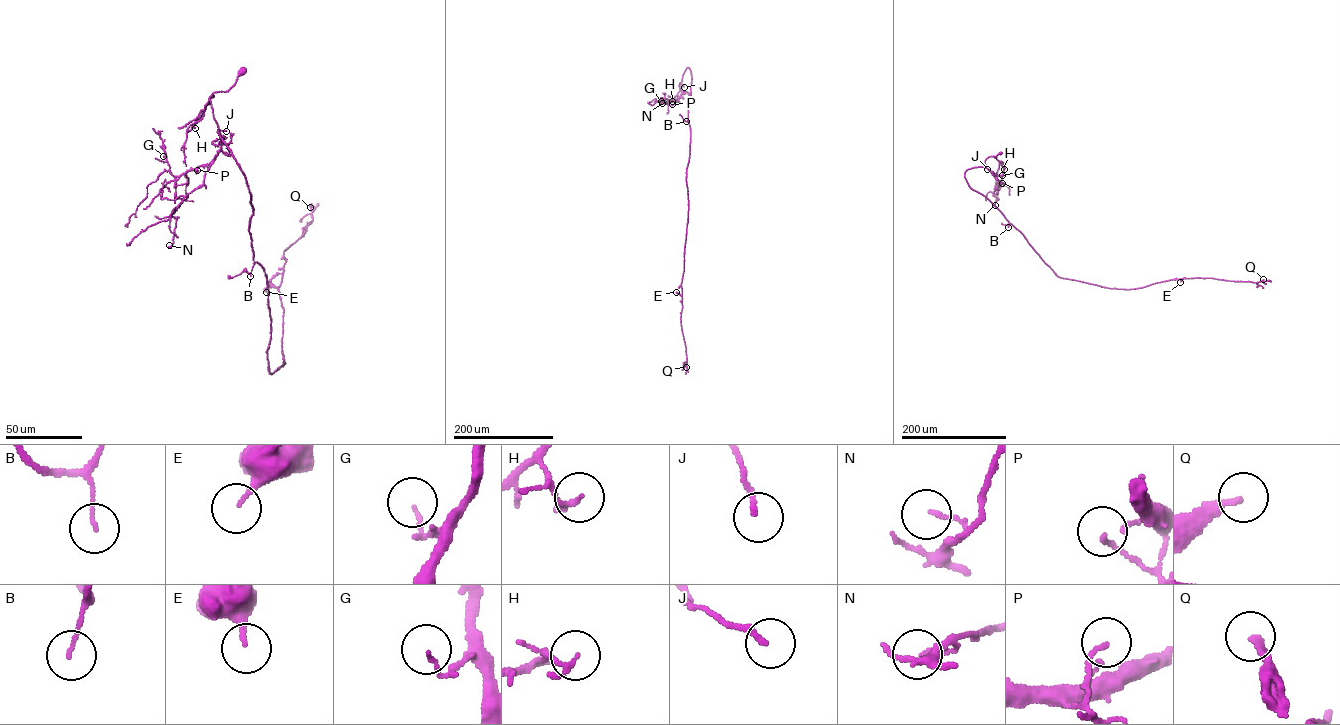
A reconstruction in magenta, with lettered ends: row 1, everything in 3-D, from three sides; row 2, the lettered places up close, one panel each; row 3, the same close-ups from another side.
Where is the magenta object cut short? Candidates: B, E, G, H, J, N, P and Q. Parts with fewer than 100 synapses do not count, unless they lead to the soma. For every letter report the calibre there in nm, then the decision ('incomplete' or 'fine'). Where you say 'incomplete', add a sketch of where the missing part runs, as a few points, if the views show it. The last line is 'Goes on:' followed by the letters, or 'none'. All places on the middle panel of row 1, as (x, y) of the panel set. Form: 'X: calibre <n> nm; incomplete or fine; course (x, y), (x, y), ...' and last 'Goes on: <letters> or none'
B: calibre 80 nm; fine
E: calibre 190 nm; fine
G: calibre 90 nm; fine
H: calibre 160 nm; fine
J: calibre 170 nm; fine
N: calibre 120 nm; fine
P: calibre 140 nm; fine
Q: calibre 240 nm; incomplete; course (686, 367), (682, 382)
Goes on: Q

